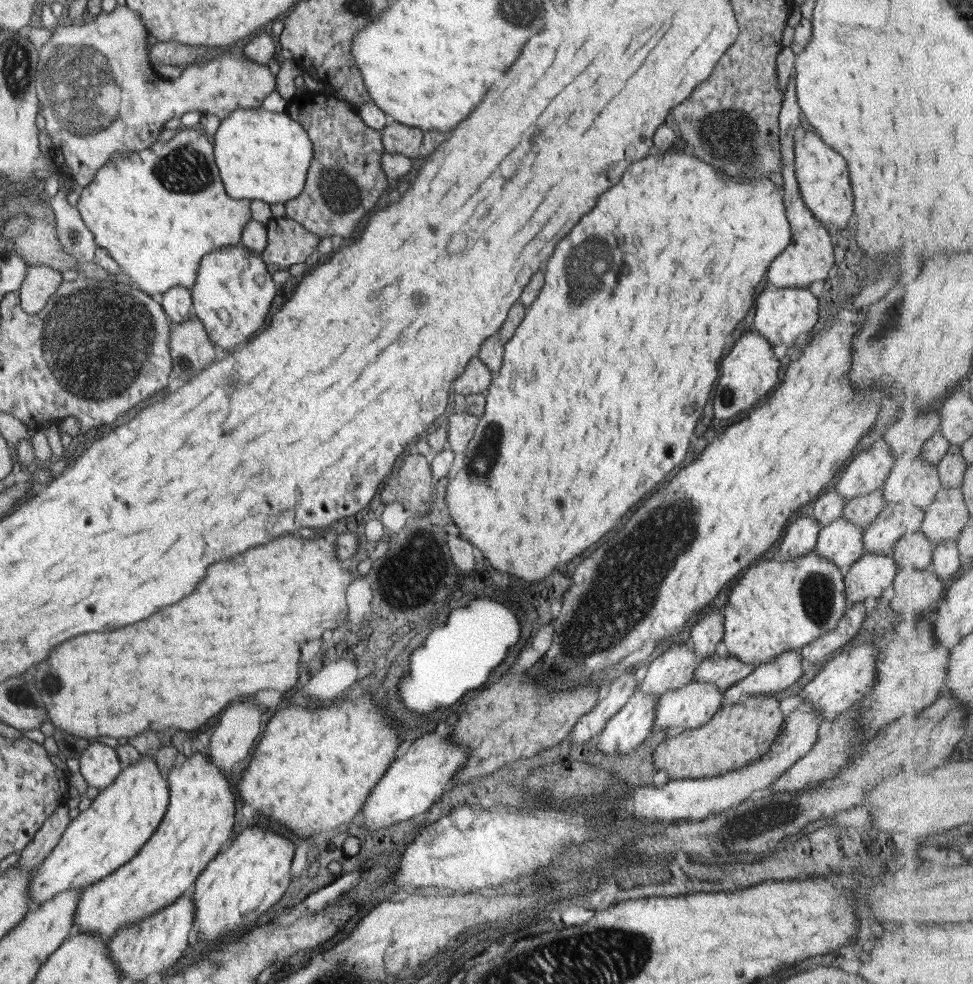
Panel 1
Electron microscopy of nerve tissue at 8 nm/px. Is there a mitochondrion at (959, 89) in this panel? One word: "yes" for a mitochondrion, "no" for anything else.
no

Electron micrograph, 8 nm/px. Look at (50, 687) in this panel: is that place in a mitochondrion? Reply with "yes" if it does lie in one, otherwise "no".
yes

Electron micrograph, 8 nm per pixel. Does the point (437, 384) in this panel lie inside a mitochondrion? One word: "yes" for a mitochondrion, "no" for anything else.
no

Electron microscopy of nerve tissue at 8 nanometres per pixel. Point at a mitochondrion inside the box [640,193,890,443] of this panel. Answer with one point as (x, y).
(875, 344)

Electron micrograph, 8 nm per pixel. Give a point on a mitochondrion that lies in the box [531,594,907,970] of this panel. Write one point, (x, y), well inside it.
(753, 824)

